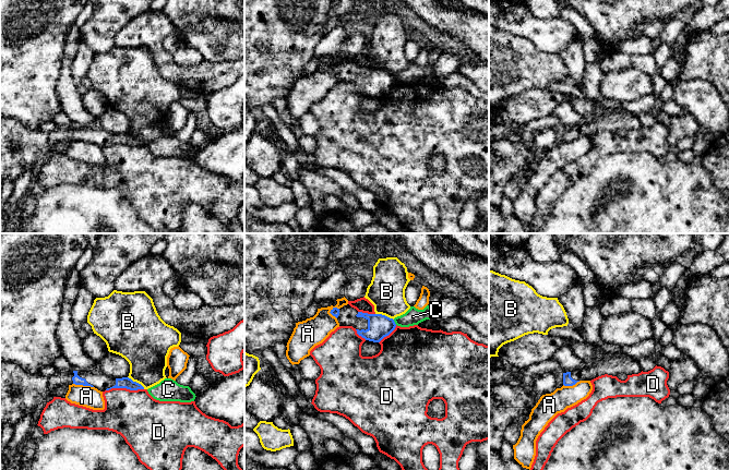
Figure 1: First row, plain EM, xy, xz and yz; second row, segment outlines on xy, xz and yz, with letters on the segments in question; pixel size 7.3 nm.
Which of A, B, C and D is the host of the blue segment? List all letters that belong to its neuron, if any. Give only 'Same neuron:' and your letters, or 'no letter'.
Same neuron: no letter

